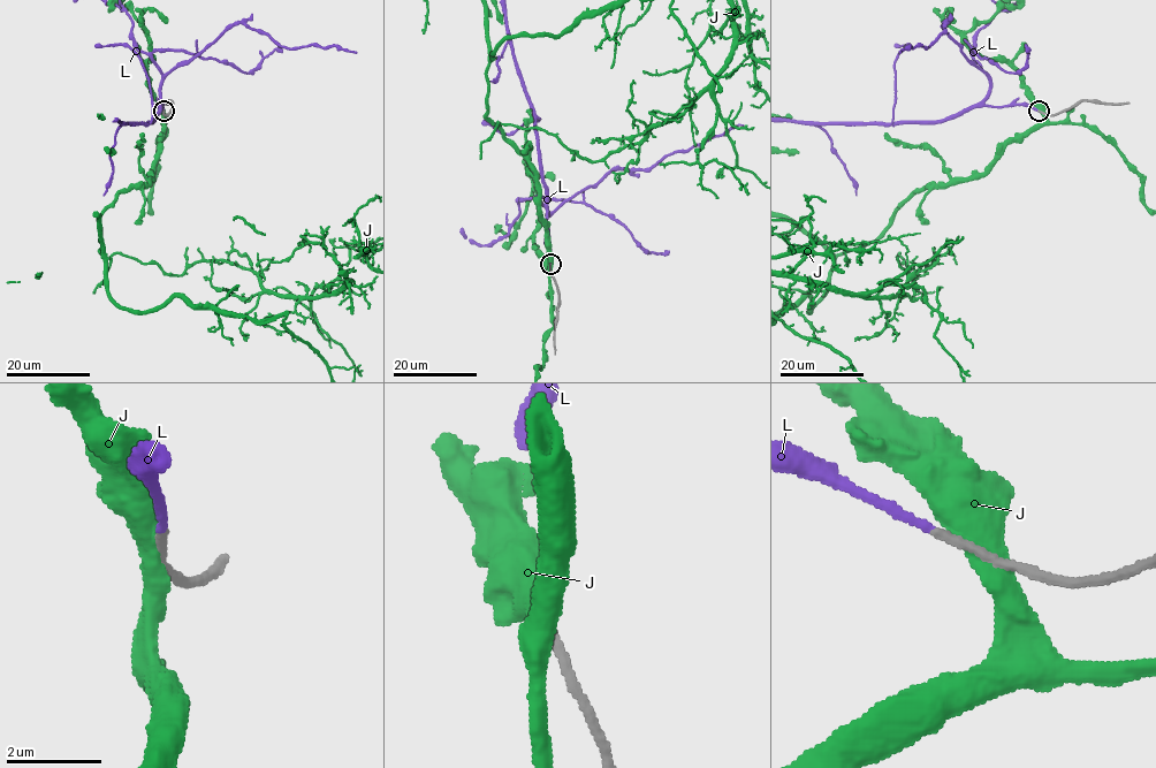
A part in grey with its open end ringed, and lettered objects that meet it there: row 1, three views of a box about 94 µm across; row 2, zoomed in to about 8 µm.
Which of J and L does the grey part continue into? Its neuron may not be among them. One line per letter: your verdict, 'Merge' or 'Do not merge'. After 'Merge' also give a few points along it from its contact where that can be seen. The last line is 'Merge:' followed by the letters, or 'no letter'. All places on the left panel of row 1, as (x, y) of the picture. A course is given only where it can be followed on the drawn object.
J: Do not merge
L: Merge
Merge: L

